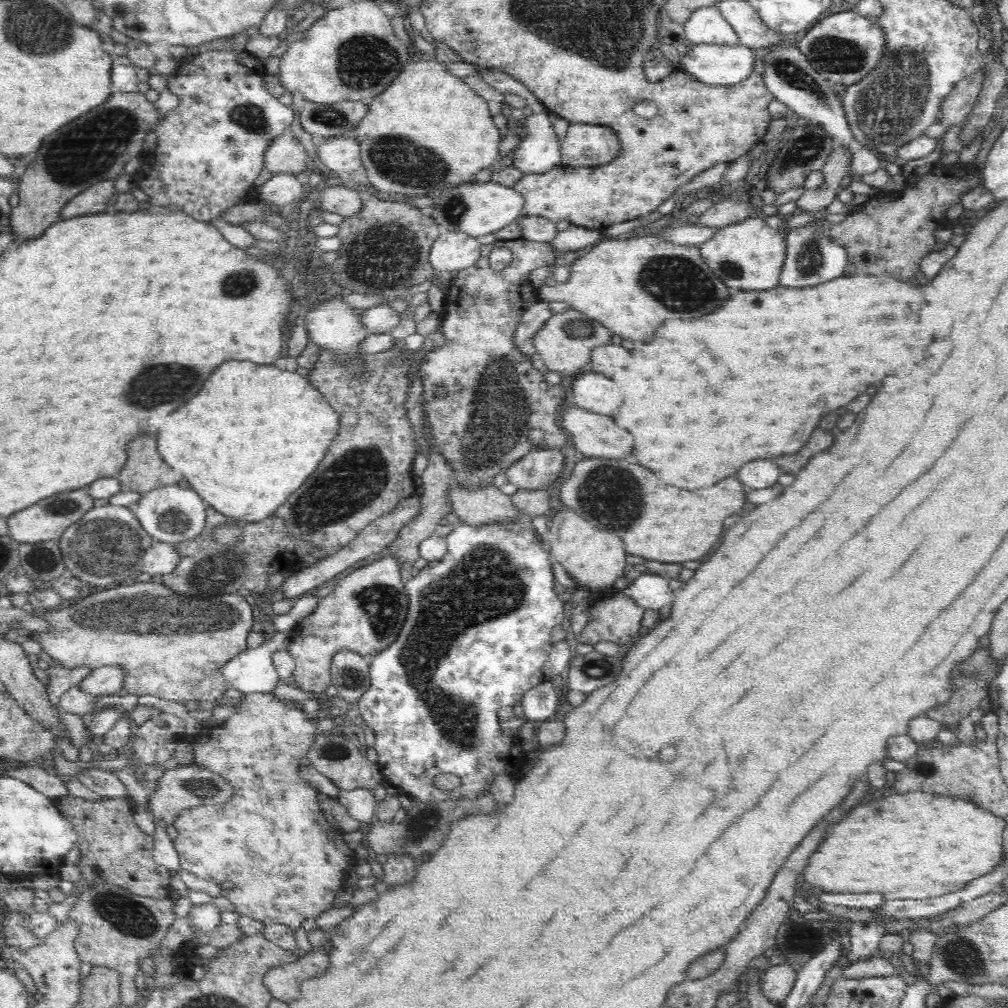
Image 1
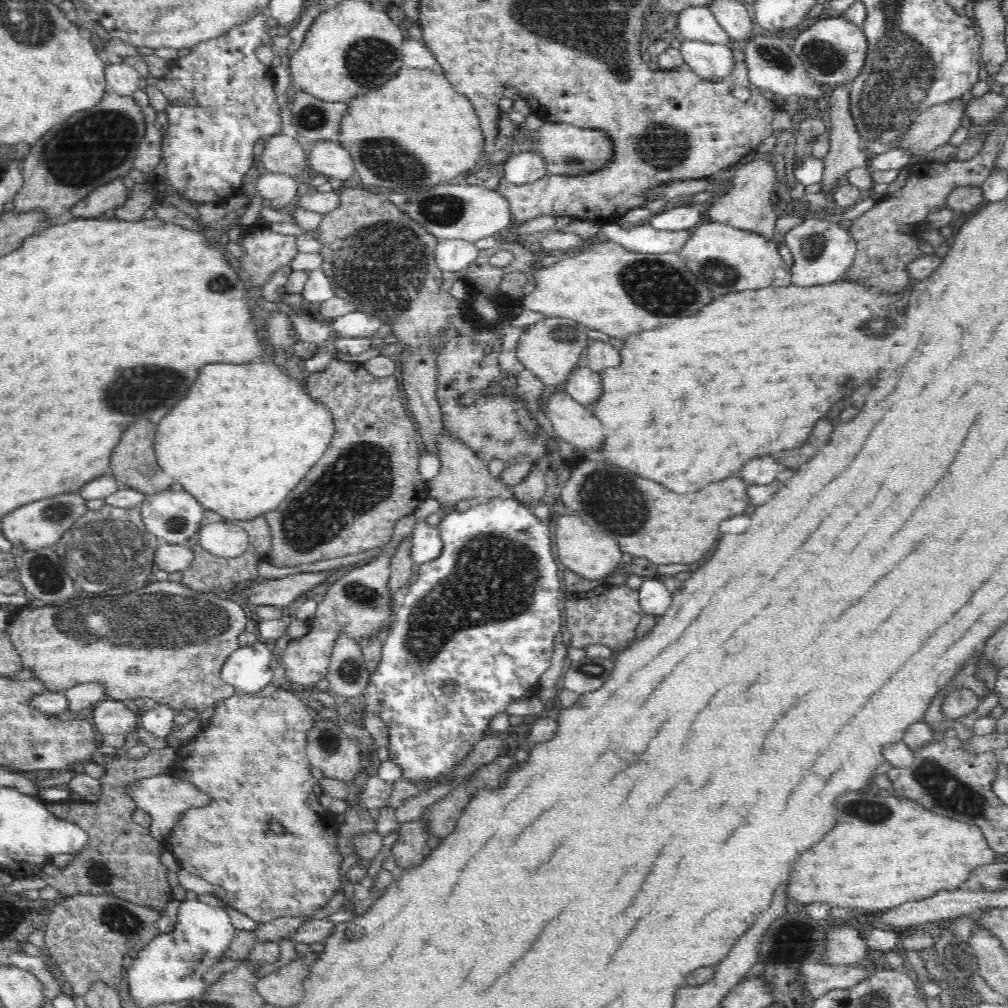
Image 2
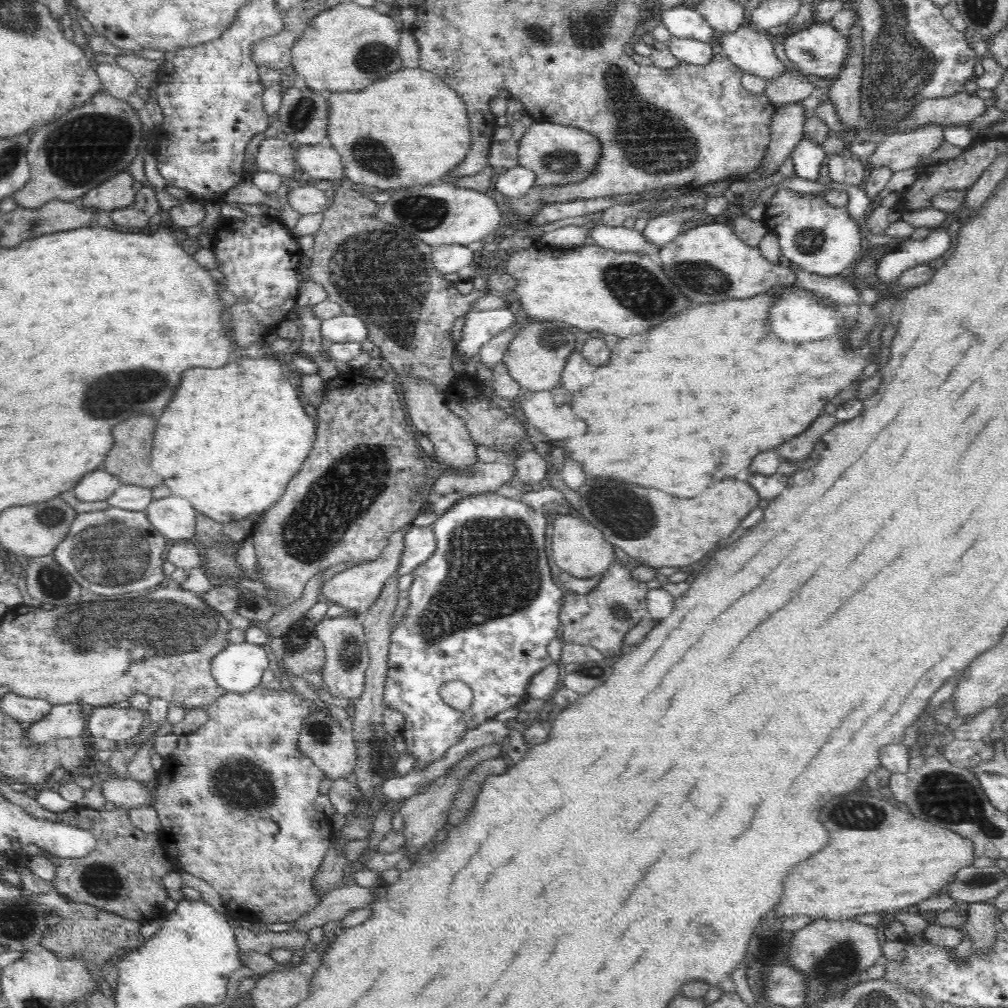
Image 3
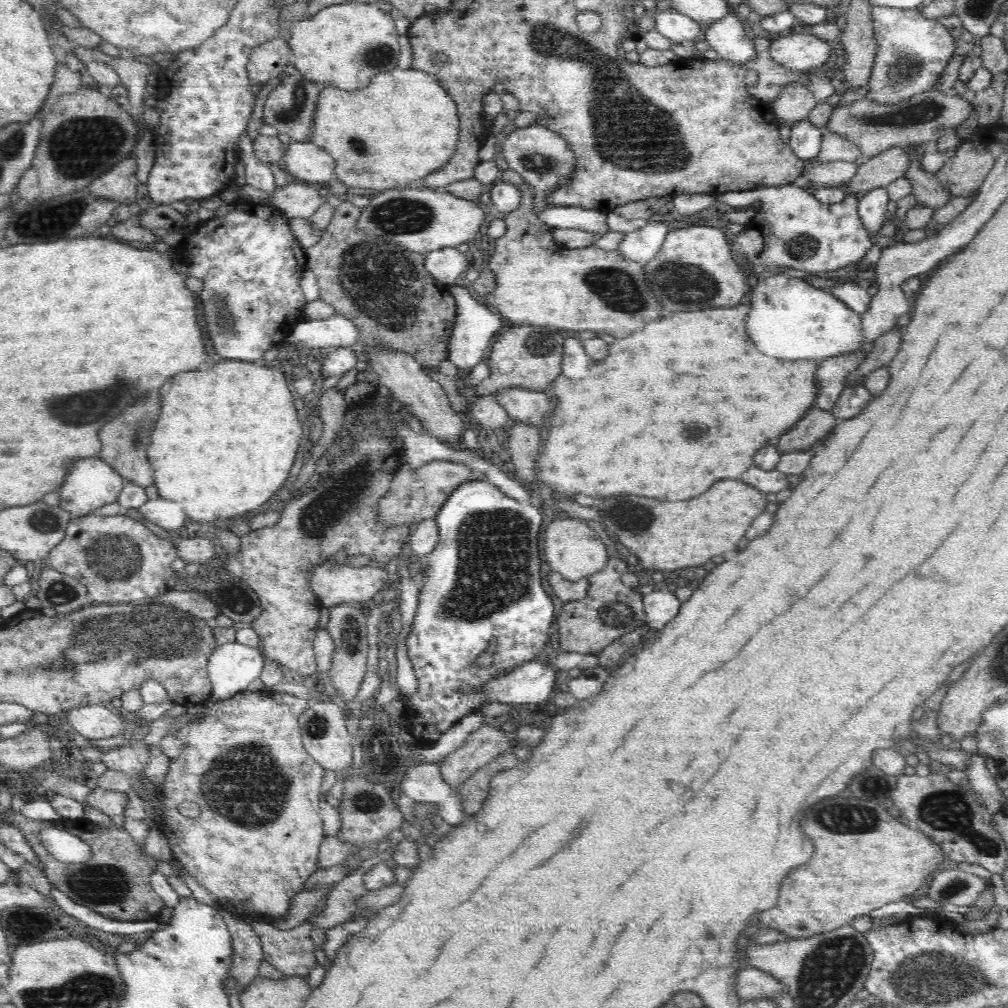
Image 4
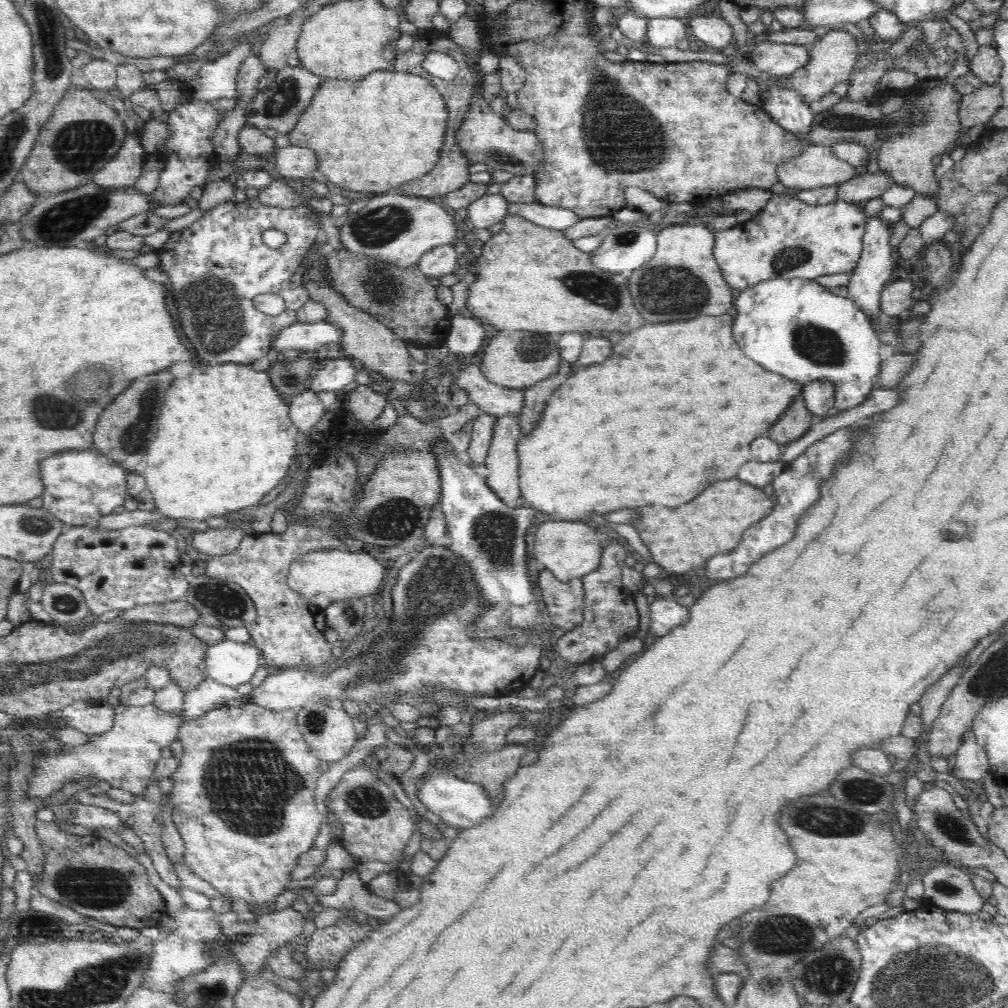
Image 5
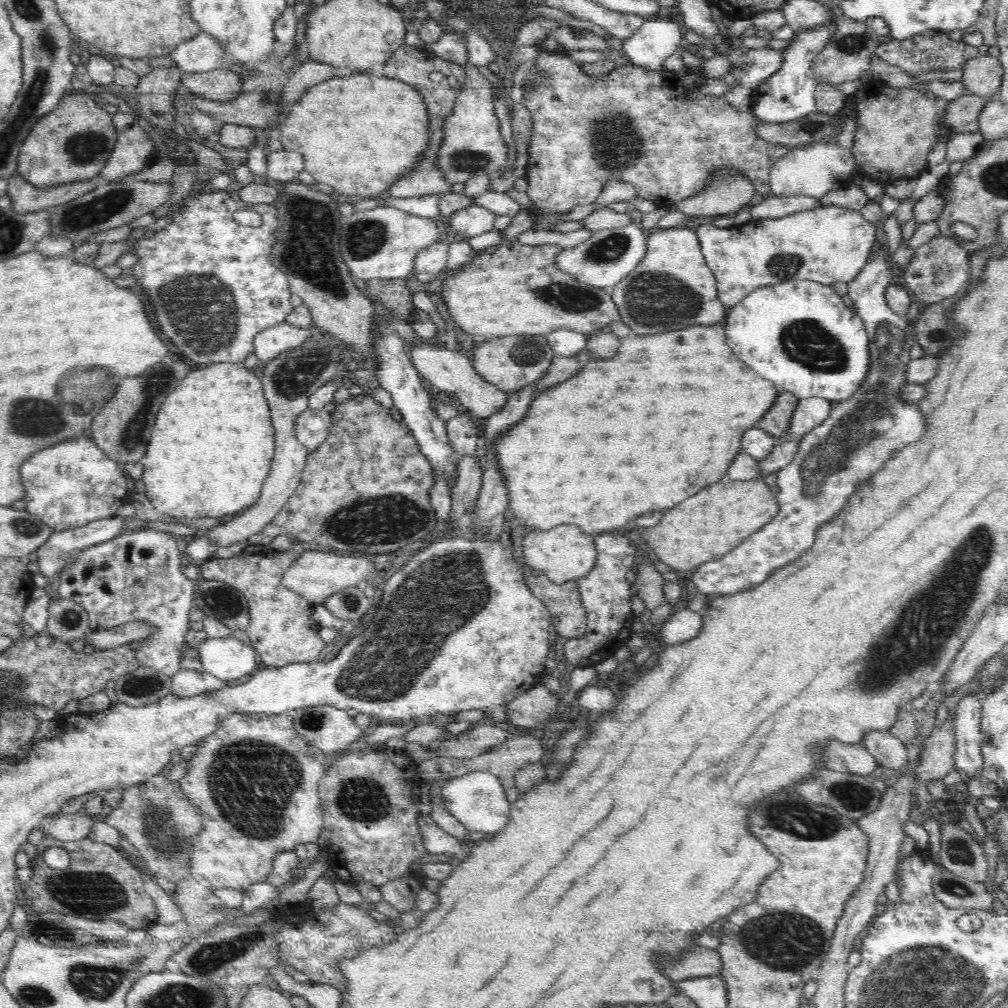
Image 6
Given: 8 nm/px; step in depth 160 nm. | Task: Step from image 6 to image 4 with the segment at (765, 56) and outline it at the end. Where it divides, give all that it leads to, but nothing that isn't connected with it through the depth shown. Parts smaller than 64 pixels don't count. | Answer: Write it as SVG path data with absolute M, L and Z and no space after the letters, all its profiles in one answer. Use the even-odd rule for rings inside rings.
M783 33L770 43L767 53L784 68L798 71L815 70L825 65L832 54L828 40L817 35L804 33Z

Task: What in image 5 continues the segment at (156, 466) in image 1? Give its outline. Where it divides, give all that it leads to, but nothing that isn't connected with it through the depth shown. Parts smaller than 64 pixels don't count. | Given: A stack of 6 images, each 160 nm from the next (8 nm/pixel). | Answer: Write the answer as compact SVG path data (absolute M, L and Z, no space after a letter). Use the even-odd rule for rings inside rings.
M162 370L162 374L150 374L146 378L138 378L130 386L130 390L124 390L106 410L102 412L102 418L98 420L93 432L93 446L98 452L104 454L126 472L134 472L144 476L147 471L145 454L148 445L152 442L158 428L158 414L162 400L166 396L168 386L172 384L174 374L170 370Z

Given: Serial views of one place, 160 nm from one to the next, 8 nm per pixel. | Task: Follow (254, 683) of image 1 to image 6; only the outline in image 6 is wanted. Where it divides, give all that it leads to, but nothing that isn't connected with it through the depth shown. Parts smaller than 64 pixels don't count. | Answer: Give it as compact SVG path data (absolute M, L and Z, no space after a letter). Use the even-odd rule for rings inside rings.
M205 637L196 649L204 670L217 679L238 680L256 670L254 647L235 637Z

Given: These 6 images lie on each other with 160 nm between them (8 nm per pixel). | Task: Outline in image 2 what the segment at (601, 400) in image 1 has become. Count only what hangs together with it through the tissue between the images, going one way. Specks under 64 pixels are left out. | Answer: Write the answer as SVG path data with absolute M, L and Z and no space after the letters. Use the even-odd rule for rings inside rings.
M587 367L574 368L561 388L574 398L575 402L584 406L590 406L590 402L596 402L602 394L600 374Z

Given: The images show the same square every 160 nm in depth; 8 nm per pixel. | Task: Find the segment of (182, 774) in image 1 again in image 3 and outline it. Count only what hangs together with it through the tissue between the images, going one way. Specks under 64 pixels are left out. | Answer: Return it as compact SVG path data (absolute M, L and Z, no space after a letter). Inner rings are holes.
M112 778L100 781L101 792L105 800L113 802L122 809L134 809L150 805L151 795L140 781L130 778Z

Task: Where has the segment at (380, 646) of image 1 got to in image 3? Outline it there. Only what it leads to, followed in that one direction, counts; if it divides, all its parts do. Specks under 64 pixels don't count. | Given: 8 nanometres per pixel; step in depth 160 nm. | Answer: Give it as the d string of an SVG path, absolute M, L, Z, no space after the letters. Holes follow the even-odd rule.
M412 523L406 524L406 526L402 526L400 530L396 530L394 534L391 534L386 548L382 550L382 554L378 558L370 562L356 564L352 568L339 572L328 581L323 582L320 588L321 593L328 598L330 604L353 611L352 618L358 618L362 614L366 614L366 610L370 610L370 606L377 601L387 580L399 569L400 558L403 556L402 551L405 547L405 534L412 526ZM312 634L304 642L302 650L292 650L286 647L283 662L287 669L285 676L302 677L309 670L322 670L326 662L324 645L318 640L318 637Z

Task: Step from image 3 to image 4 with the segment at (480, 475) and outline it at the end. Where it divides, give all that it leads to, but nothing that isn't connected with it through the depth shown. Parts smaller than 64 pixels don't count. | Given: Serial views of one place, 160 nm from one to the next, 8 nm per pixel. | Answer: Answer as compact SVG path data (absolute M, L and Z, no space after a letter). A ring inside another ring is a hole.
M434 460L413 470L408 464L401 464L393 481L390 481L388 492L377 502L380 511L380 521L389 526L403 526L413 528L417 523L426 519L434 519L442 508L446 499L460 485L468 481L484 481L480 476L474 476L474 470L468 466L450 462L448 460Z

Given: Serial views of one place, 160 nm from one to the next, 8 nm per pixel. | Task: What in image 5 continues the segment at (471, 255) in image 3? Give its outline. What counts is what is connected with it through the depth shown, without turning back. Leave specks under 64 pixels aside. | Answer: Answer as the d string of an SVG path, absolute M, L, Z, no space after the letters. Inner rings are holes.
M443 244L425 252L417 262L419 269L439 280L444 274L452 274L458 268L458 251L449 244Z

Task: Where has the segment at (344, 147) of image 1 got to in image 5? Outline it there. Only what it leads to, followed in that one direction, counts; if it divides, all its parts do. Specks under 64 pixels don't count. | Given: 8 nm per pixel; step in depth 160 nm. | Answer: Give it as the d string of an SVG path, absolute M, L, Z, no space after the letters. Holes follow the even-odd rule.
M292 145L278 148L274 162L277 177L300 179L305 183L310 183L313 175L321 179L314 151L309 148Z

